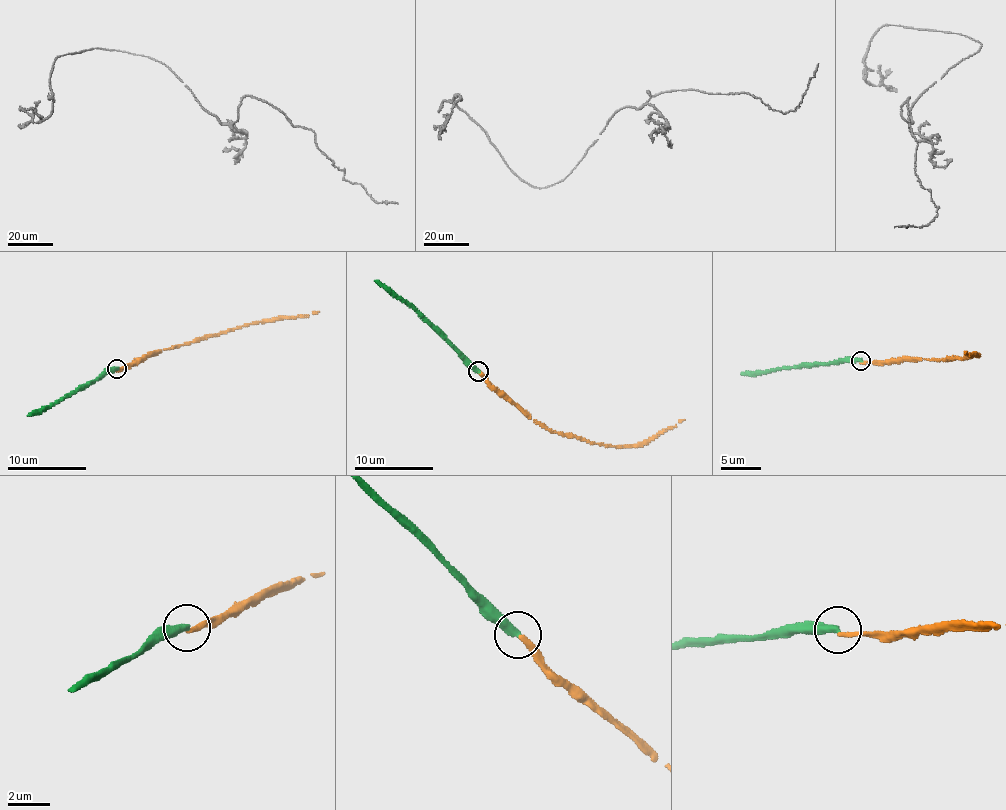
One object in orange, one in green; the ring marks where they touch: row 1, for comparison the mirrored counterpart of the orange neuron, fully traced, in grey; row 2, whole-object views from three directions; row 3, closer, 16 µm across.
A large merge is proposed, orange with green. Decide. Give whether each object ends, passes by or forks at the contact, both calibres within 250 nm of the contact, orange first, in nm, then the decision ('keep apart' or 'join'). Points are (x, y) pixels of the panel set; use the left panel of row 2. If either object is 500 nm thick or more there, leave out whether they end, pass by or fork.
orange ends there; green ends there; 220 nm thick on the orange side, 400 nm on the other; keep apart

